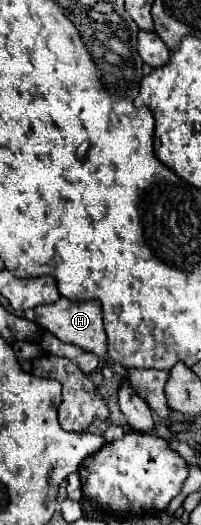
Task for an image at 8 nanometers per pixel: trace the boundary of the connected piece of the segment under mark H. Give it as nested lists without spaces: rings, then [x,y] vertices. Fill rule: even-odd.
[[[59,297],[55,303],[47,303],[35,309],[35,321],[43,329],[51,331],[55,337],[69,341],[85,351],[95,353],[97,357],[103,357],[107,353],[107,335],[103,331],[103,313],[99,301],[69,301],[65,297]]]

